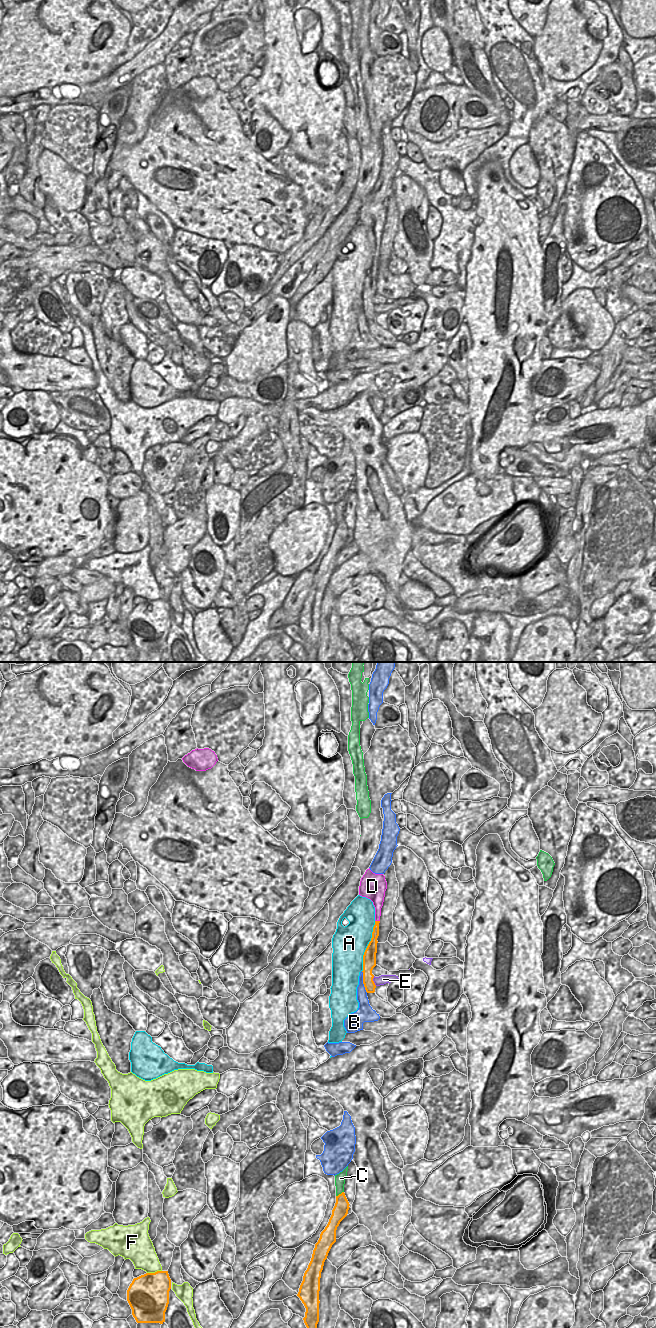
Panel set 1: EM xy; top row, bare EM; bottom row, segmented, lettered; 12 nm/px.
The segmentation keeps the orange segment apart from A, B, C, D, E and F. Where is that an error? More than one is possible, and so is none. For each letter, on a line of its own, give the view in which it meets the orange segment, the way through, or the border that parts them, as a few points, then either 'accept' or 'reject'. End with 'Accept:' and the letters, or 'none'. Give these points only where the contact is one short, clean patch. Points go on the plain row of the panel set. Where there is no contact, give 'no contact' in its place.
A: xy | reject
B: xy | reject
C: xy | reject
D: xy | reject
E: xy | along xy (373, 304), (373, 310), (376, 313) | reject
F: xy | reject
Accept: none

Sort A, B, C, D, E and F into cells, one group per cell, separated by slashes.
A / B / C / D / E / F

